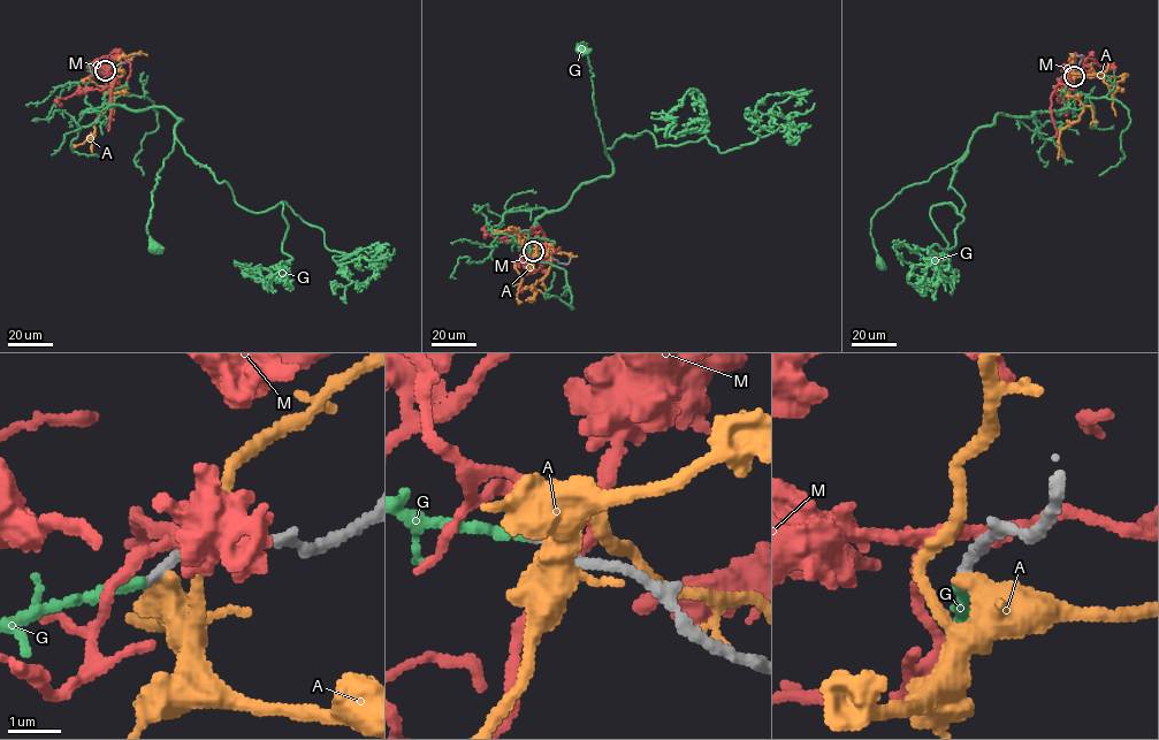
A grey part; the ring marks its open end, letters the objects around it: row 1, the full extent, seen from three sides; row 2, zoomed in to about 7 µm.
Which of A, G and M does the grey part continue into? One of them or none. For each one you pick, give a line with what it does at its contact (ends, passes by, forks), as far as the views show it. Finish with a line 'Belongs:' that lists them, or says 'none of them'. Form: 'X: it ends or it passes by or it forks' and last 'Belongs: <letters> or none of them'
G: it ends
Belongs: G

